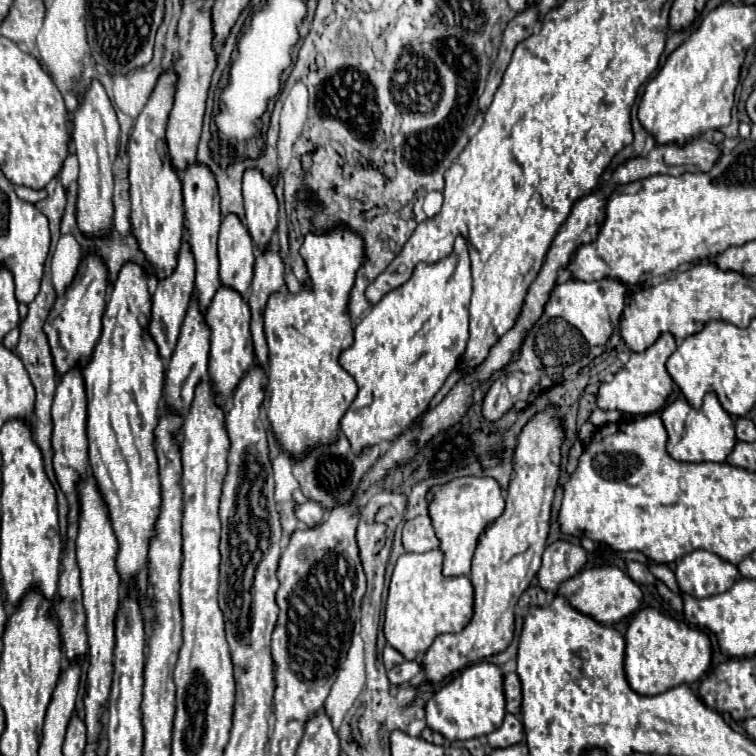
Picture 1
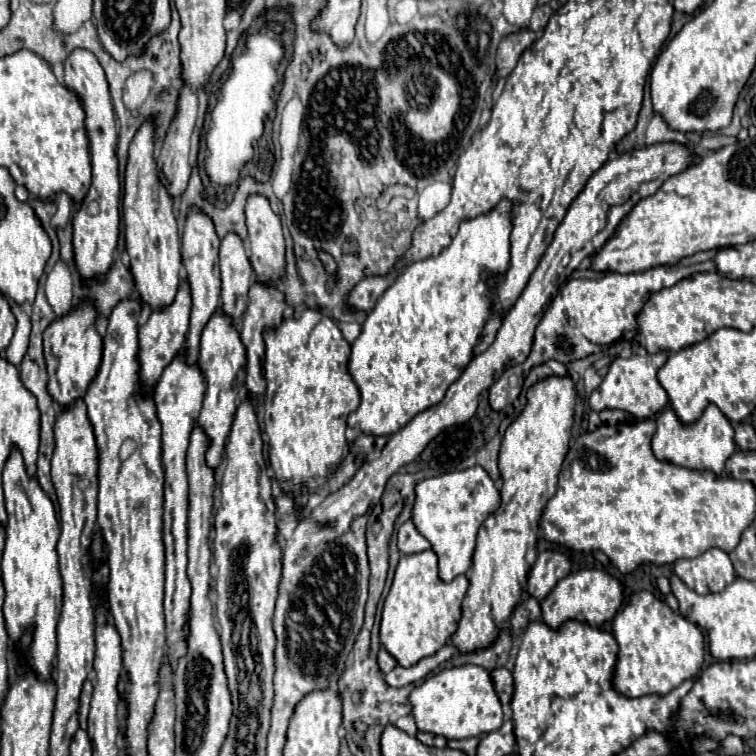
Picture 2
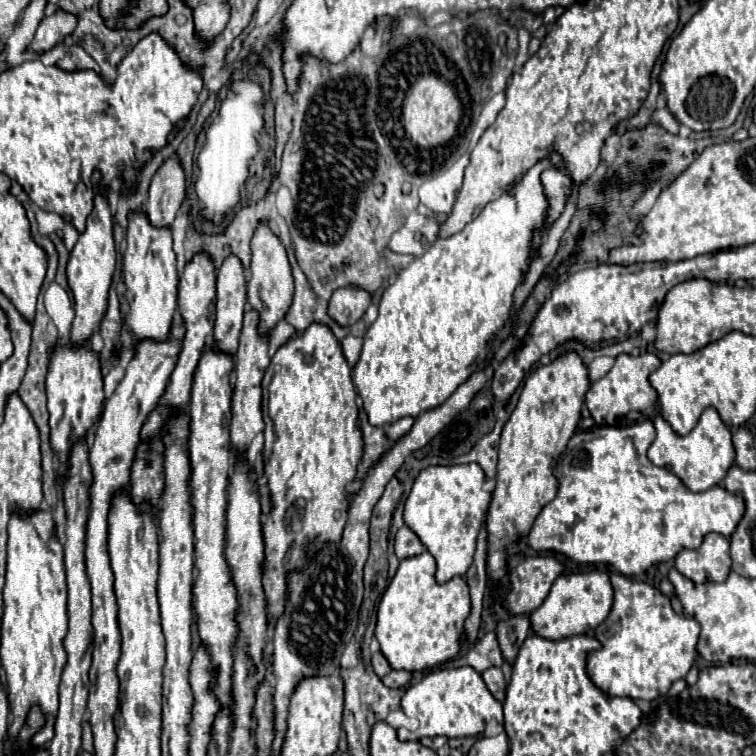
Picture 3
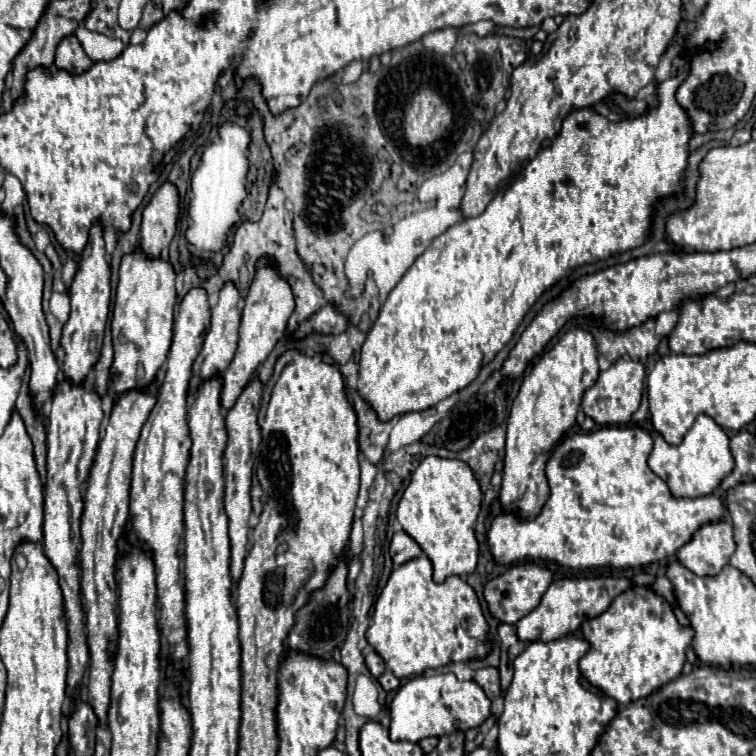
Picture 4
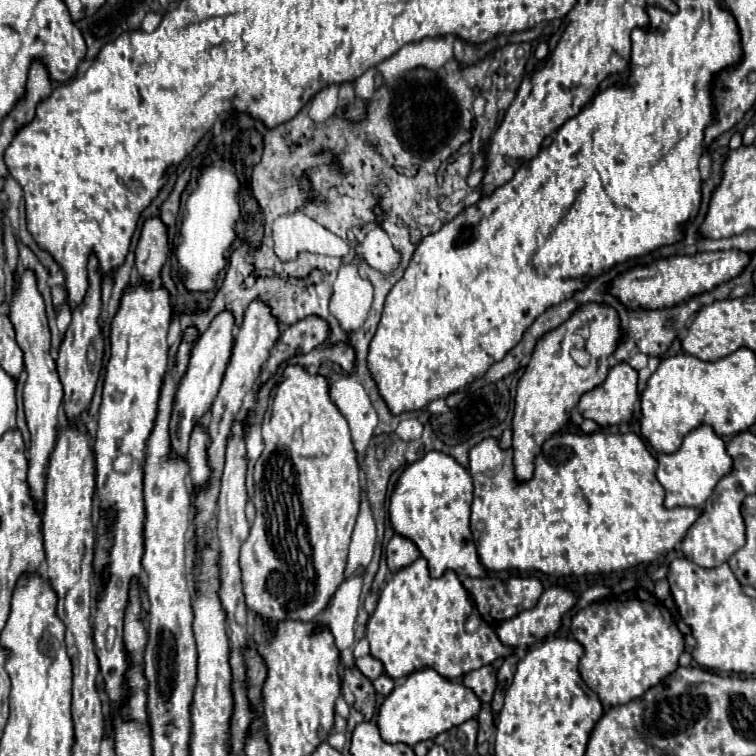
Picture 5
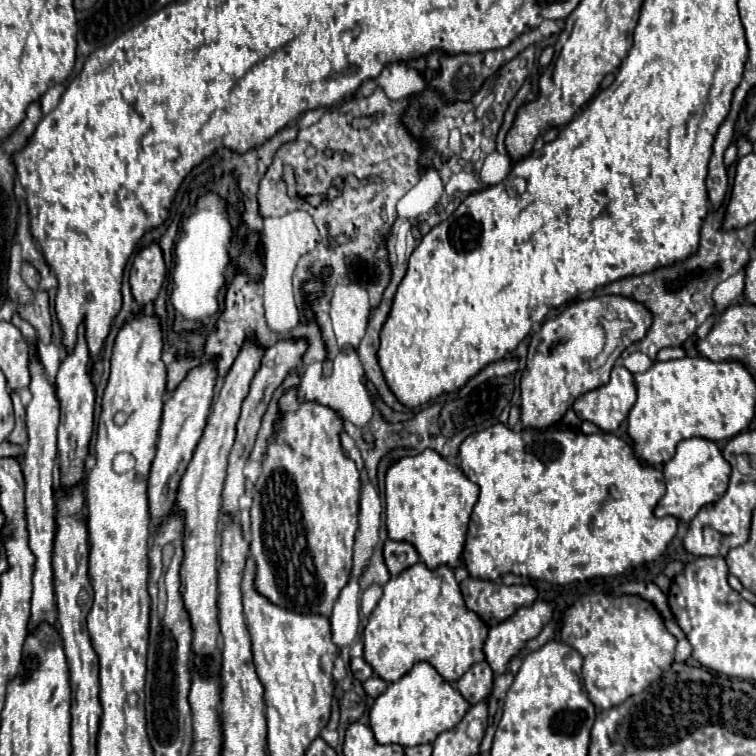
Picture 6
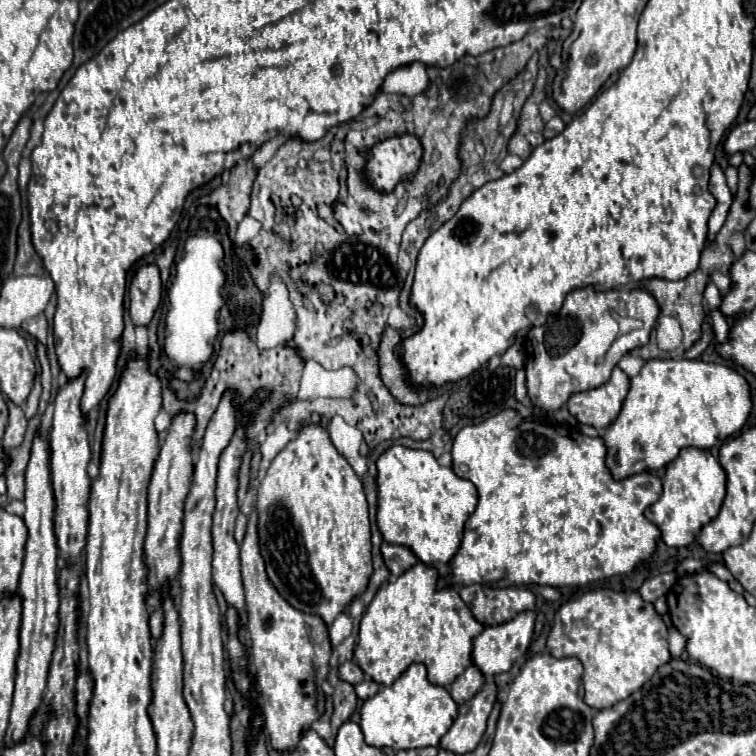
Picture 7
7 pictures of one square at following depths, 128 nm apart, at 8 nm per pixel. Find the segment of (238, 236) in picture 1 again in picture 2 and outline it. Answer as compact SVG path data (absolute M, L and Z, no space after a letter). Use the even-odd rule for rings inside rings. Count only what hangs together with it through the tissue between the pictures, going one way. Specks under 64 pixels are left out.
M228 234L220 244L220 276L222 276L222 306L220 310L238 324L252 284L252 266L248 262L244 242L236 234Z

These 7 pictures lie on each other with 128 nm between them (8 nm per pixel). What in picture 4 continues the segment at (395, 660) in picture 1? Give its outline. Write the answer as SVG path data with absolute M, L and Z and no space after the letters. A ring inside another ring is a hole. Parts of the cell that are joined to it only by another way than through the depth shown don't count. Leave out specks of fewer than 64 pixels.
M370 652L370 654L366 656L366 666L368 666L368 670L370 670L370 674L372 674L374 678L378 678L378 676L386 670L384 660L382 660L376 652Z

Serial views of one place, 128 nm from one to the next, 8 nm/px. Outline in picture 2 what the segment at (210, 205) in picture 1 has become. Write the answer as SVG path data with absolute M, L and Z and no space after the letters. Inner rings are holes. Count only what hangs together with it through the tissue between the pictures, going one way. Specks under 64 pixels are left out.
M192 208L192 212L188 214L186 222L184 222L184 232L182 232L182 262L186 266L186 280L190 286L190 294L192 294L192 312L190 312L190 330L186 336L186 346L184 346L184 356L188 360L188 364L196 364L198 360L198 344L200 344L200 334L204 330L204 326L208 324L208 320L214 316L214 312L220 306L220 272L218 272L218 248L220 248L220 240L214 232L214 224L212 220L198 212L196 208Z

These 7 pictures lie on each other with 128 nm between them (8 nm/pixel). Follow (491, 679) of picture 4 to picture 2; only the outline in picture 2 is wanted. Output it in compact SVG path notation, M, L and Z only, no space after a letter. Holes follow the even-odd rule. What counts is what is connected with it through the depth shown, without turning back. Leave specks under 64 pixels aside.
M494 668L490 672L492 676L492 682L494 682L494 690L502 702L502 708L506 714L510 714L510 698L512 698L512 690L514 690L514 684L512 684L512 672L506 670L506 668Z

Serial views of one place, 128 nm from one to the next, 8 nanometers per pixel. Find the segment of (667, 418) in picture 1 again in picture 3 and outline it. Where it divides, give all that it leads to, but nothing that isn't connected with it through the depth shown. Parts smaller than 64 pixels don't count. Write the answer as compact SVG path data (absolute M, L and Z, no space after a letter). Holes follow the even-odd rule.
M706 408L696 428L686 436L674 434L668 422L660 416L656 416L654 426L656 426L656 440L648 450L650 462L660 468L670 468L672 474L676 474L682 480L682 484L692 492L704 492L716 486L726 476L728 468L734 464L734 446L730 440L730 430L720 420L714 408Z

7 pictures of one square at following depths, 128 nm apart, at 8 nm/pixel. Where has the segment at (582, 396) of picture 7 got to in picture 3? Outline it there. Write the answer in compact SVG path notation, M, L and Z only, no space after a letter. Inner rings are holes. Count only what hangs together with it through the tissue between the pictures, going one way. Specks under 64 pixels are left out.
M620 354L612 366L612 370L602 376L600 380L592 382L590 390L586 392L586 406L596 420L598 426L612 426L618 418L626 416L632 410L644 412L648 406L656 400L656 390L650 386L648 376L660 366L660 360L654 354L642 354L642 356L630 356Z

